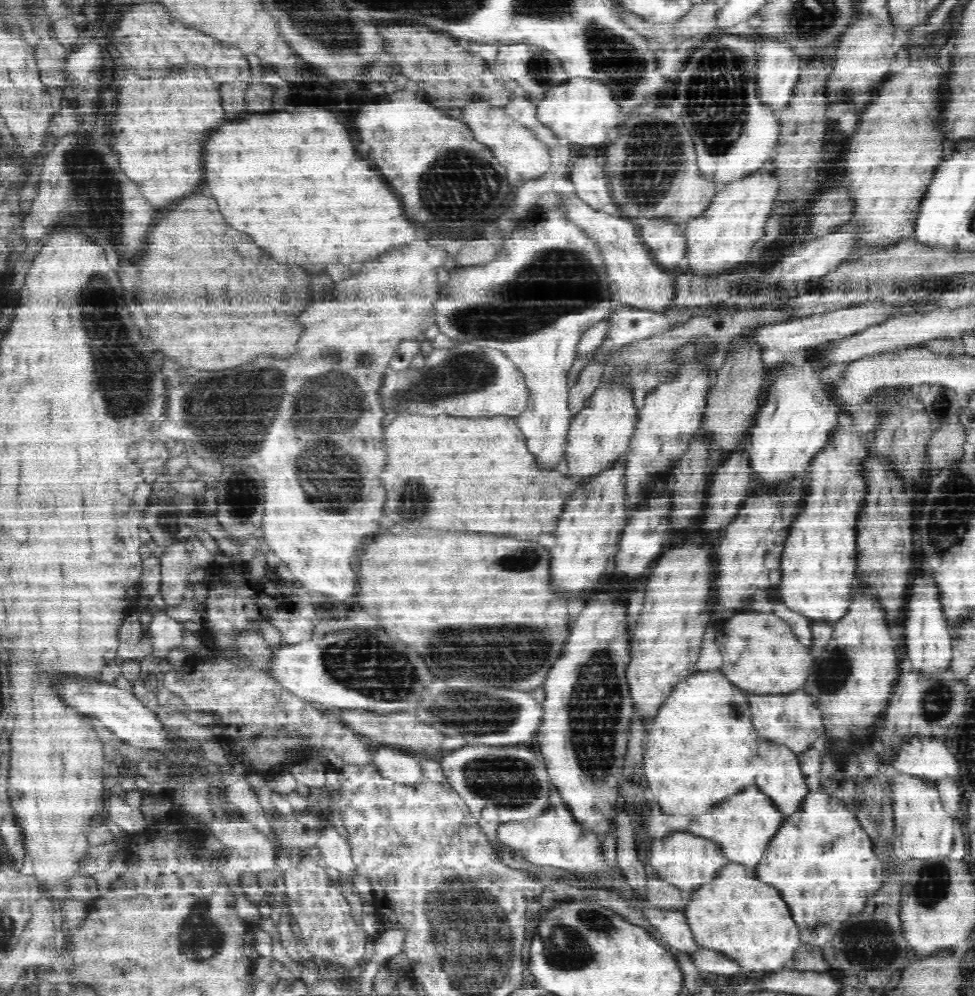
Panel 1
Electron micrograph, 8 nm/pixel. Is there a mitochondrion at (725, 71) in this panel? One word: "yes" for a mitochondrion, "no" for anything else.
yes

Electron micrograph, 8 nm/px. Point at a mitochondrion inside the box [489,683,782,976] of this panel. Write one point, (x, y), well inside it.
(567, 948)

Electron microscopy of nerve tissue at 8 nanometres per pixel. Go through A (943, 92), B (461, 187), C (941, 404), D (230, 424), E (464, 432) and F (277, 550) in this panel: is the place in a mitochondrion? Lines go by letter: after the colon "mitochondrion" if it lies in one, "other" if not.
A: other
B: mitochondrion
C: mitochondrion
D: mitochondrion
E: other
F: other

